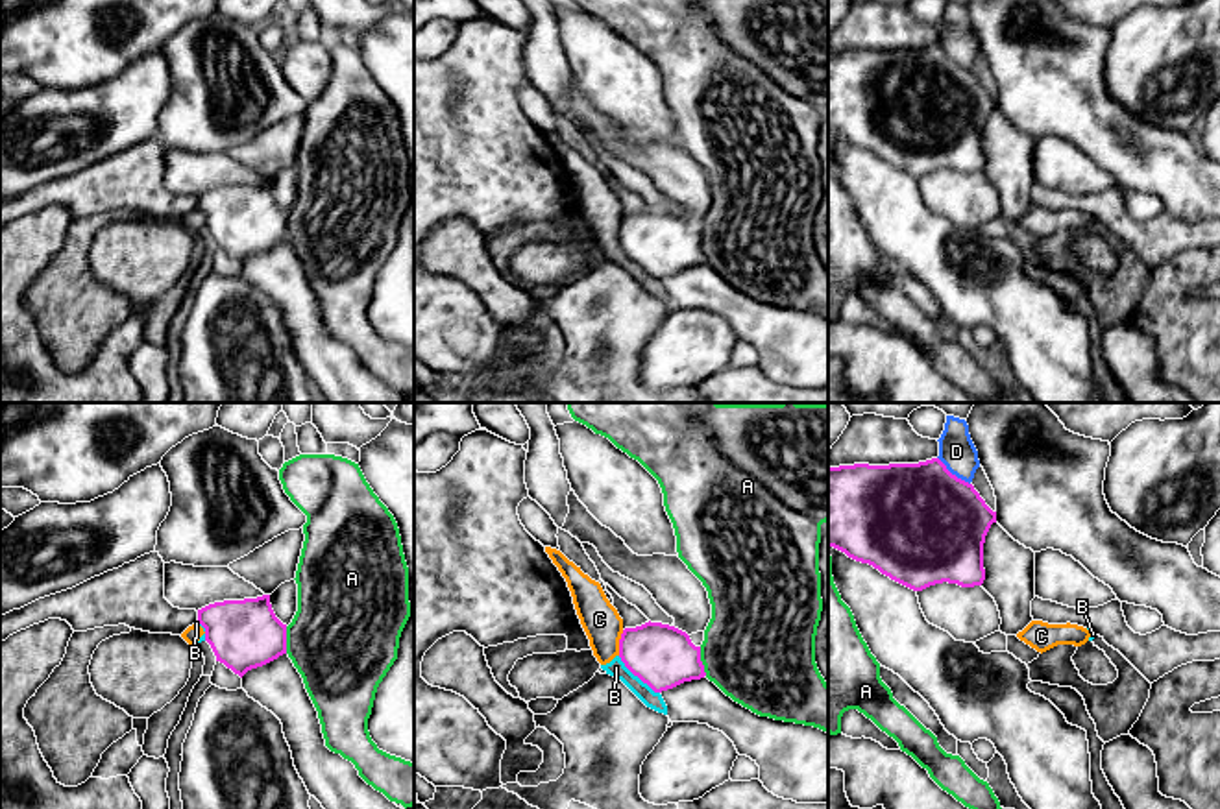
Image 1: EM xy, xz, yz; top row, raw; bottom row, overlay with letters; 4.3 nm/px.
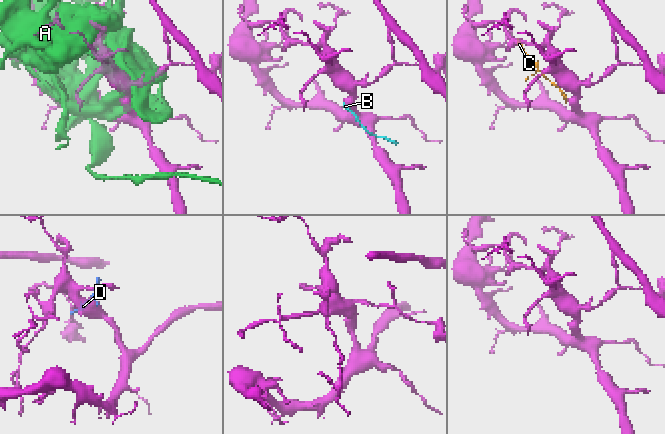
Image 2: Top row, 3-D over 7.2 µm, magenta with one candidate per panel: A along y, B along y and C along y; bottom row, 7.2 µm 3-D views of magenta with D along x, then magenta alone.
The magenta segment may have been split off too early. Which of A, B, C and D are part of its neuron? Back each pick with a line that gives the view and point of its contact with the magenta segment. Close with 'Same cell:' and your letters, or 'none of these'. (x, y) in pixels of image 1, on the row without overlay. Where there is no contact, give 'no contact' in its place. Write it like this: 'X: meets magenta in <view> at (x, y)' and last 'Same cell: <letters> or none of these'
Same cell: none of these

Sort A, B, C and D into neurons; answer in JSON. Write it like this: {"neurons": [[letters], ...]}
{"neurons": [["A"], ["B", "C"], ["D"]]}

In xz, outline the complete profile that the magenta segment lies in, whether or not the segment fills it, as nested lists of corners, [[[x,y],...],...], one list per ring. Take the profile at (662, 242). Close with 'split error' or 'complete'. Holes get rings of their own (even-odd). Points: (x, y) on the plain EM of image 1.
[[[662,209],[625,214],[619,244],[654,279],[706,262],[701,233],[695,233],[686,218]]]; complete

